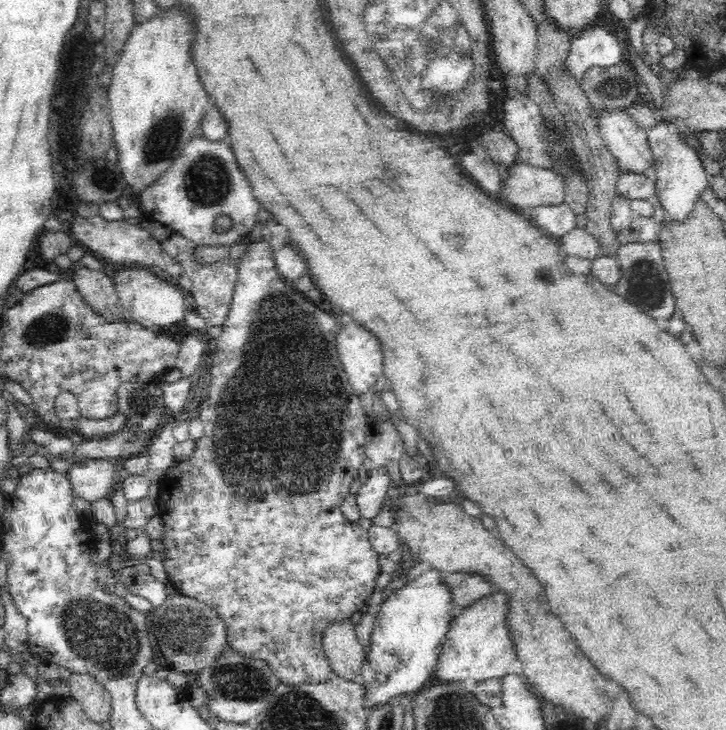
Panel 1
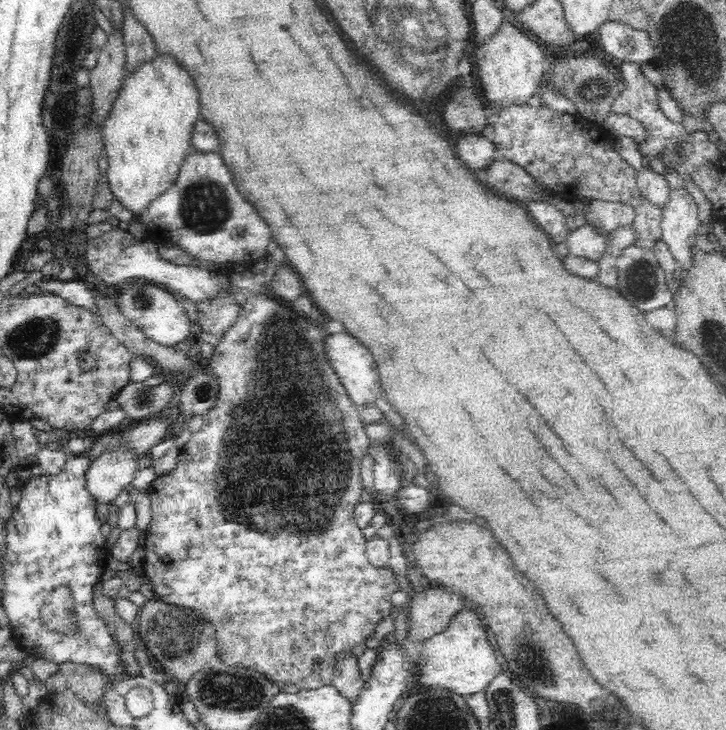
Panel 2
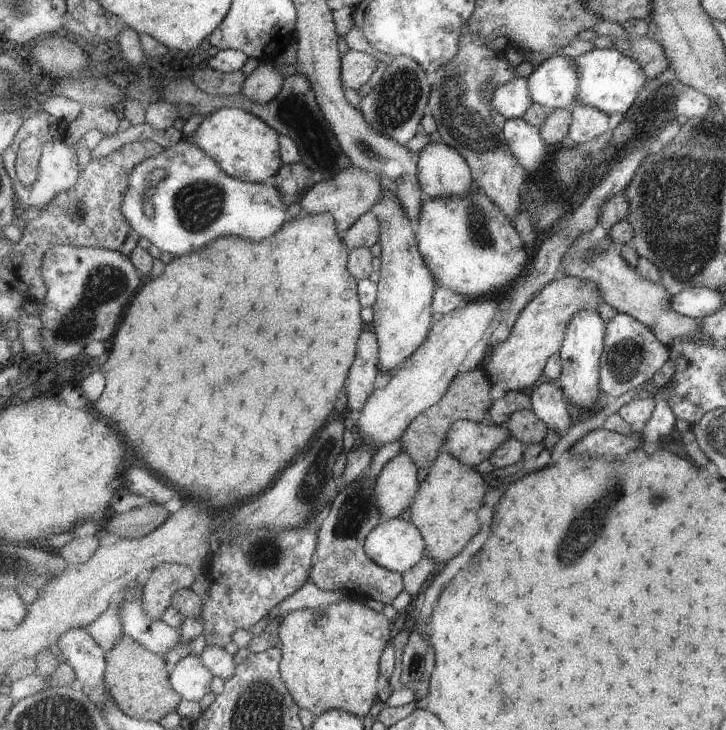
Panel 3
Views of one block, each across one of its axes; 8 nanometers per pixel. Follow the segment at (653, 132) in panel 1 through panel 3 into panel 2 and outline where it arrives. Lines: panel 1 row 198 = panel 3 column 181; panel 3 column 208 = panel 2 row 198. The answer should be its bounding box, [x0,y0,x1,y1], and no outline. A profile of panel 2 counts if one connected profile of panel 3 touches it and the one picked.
[661,186,698,269]

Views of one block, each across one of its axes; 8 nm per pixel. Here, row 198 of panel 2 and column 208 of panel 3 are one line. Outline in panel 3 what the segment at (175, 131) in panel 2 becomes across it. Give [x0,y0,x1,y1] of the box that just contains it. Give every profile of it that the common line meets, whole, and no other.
[189,107,283,183]

